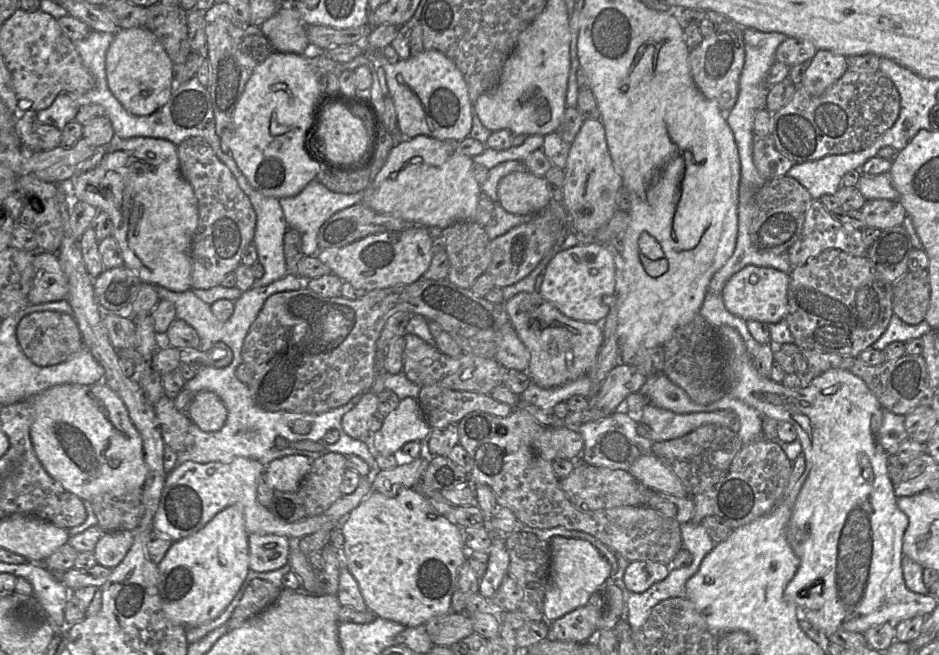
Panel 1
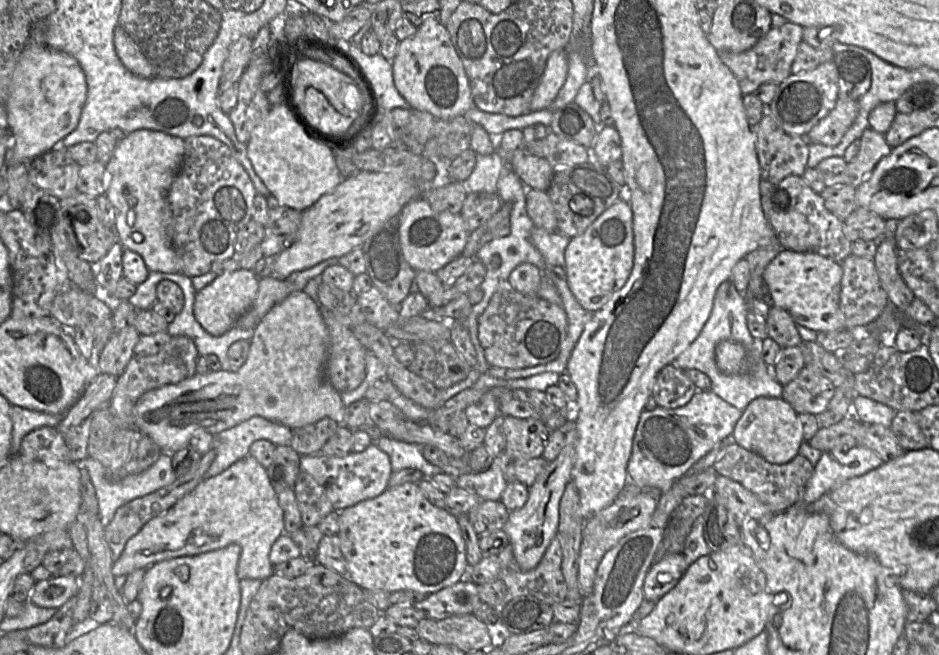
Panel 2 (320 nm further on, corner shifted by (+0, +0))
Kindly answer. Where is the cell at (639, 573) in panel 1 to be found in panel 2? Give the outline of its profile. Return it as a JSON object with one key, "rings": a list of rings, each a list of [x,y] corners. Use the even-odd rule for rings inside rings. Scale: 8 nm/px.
{"rings":[[[680,553],[666,555],[658,562],[654,562],[644,580],[644,598],[657,602],[678,584],[688,565]]]}

